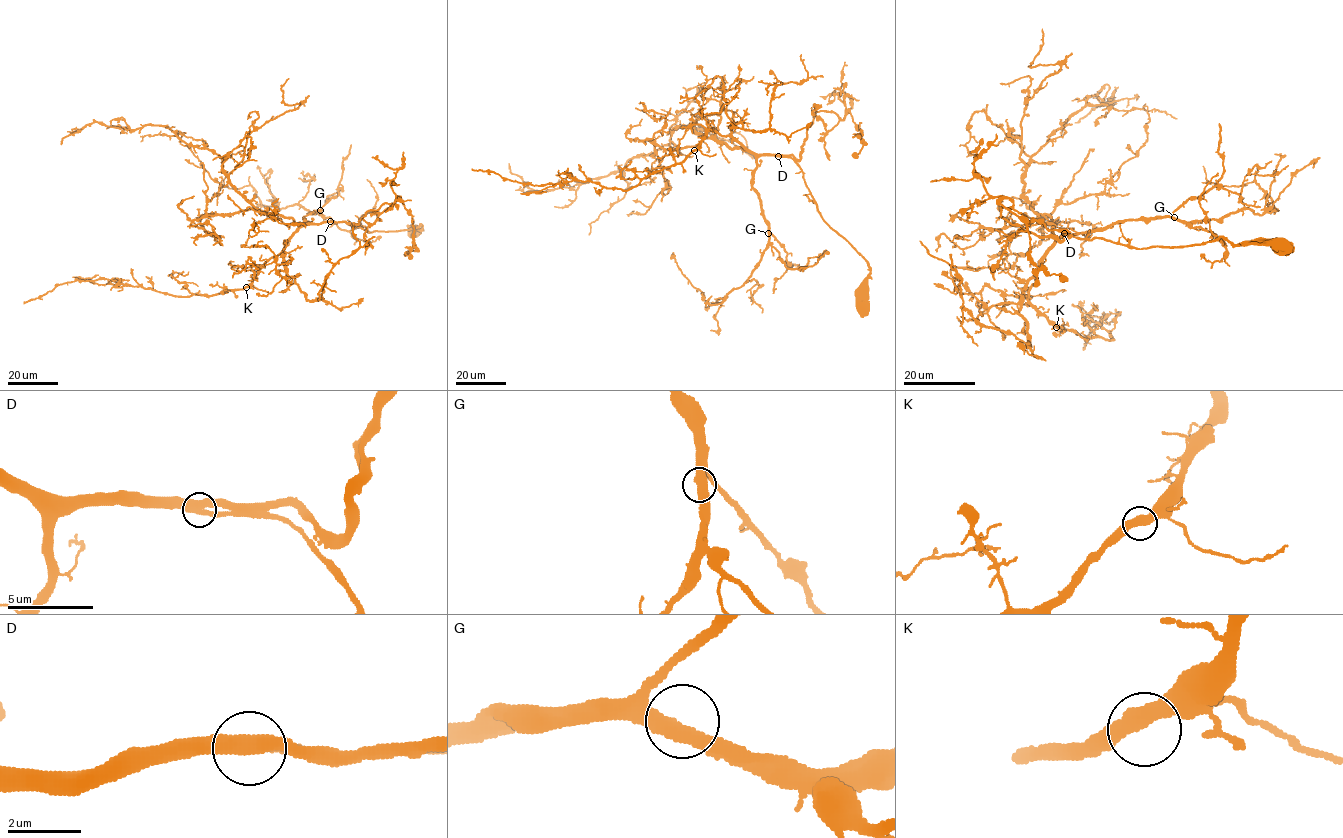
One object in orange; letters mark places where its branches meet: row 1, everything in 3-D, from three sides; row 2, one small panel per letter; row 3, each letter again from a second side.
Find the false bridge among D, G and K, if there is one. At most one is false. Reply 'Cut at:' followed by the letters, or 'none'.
Cut at: none

